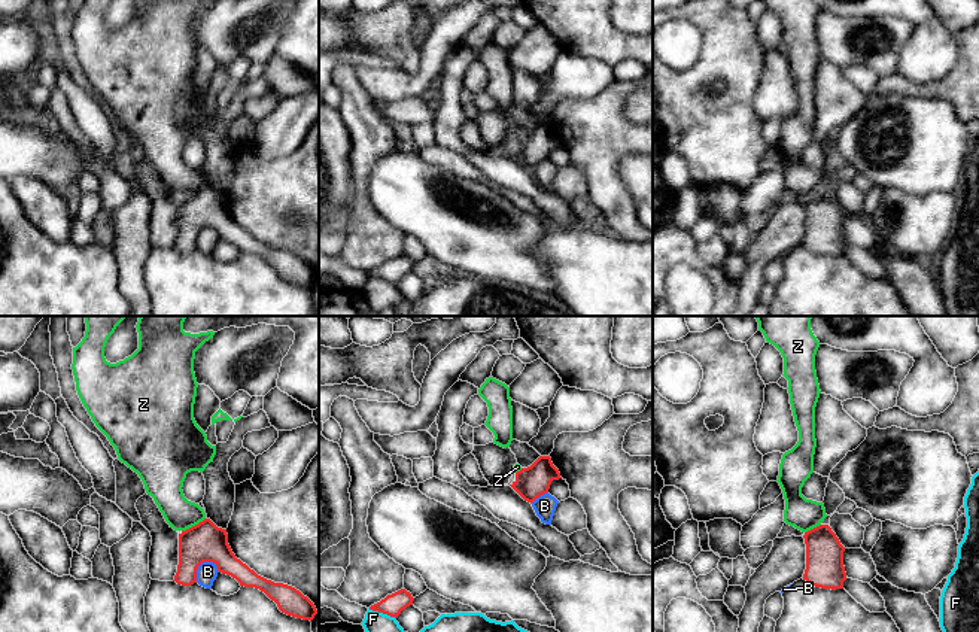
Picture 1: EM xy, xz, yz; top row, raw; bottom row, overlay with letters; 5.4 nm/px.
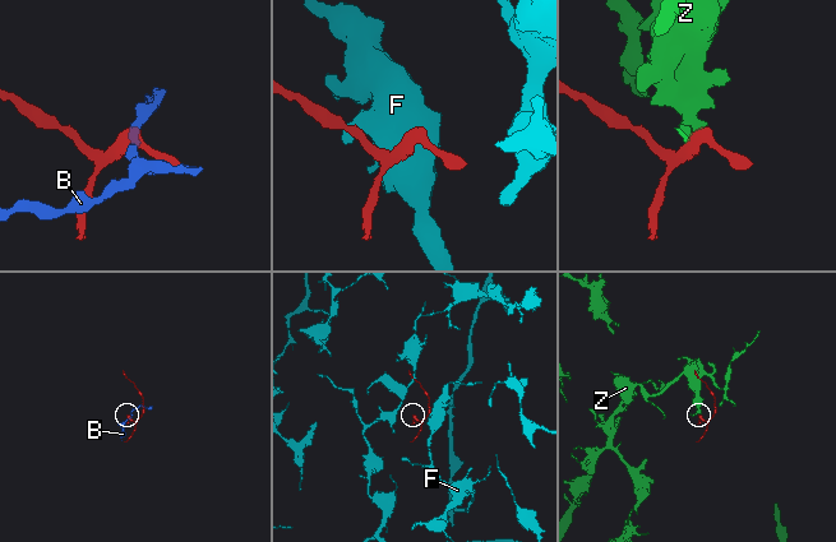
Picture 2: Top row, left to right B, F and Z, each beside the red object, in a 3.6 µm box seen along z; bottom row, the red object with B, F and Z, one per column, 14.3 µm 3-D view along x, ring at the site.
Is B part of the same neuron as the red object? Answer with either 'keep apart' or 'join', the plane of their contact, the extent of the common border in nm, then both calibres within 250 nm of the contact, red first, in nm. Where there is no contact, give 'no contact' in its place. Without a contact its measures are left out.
keep apart; contact in xy; length 160 nm; calibres 200 and 110 nm

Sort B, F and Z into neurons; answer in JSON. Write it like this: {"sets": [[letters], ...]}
{"sets": [["B"], ["F"], ["Z"]]}

